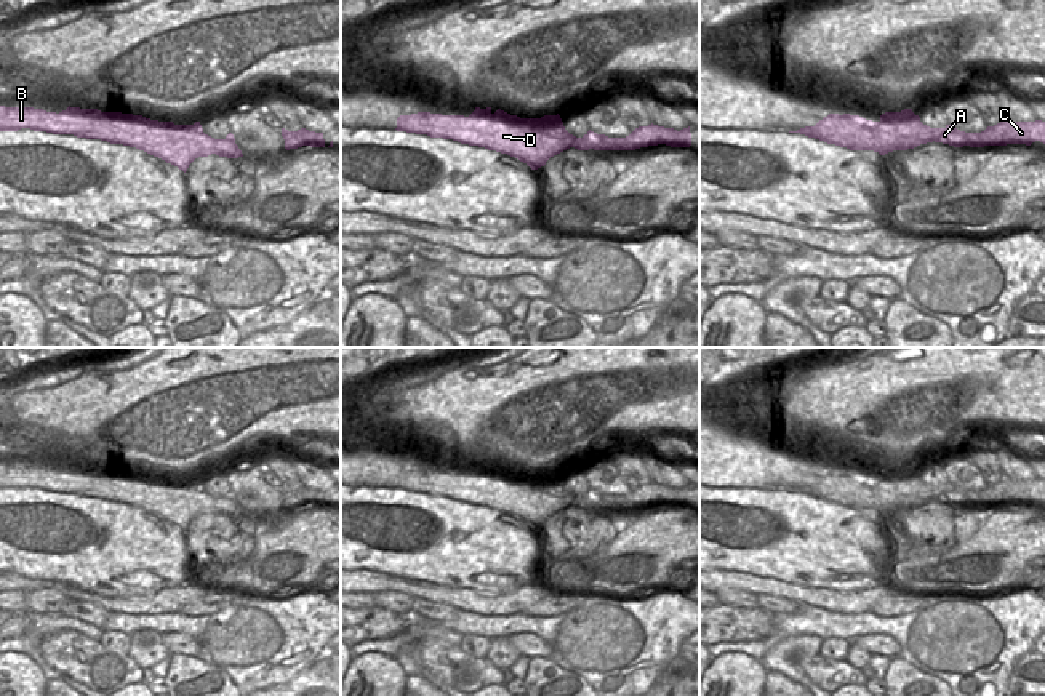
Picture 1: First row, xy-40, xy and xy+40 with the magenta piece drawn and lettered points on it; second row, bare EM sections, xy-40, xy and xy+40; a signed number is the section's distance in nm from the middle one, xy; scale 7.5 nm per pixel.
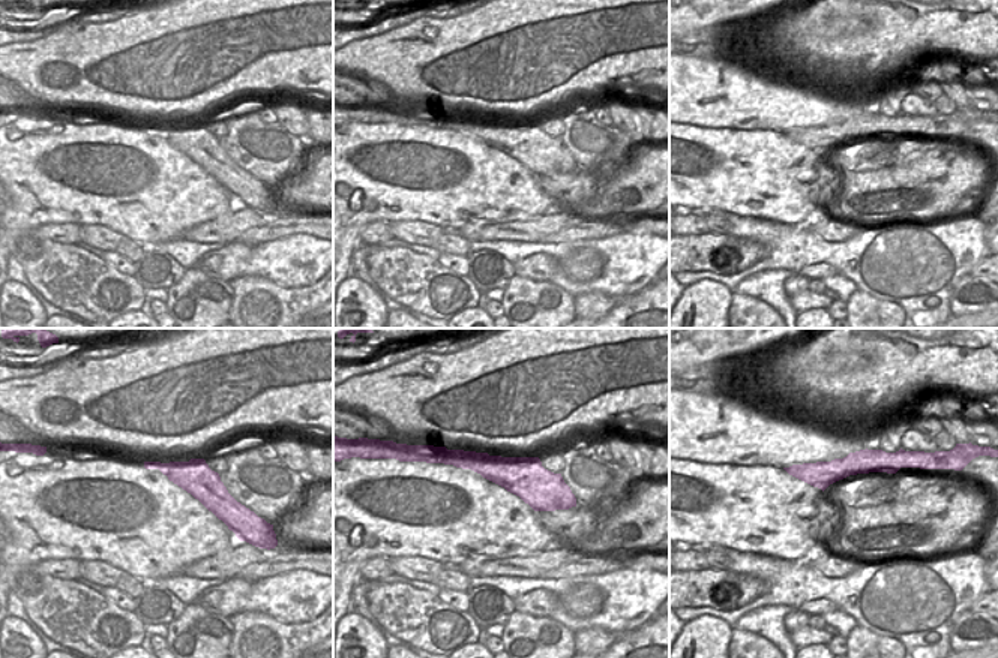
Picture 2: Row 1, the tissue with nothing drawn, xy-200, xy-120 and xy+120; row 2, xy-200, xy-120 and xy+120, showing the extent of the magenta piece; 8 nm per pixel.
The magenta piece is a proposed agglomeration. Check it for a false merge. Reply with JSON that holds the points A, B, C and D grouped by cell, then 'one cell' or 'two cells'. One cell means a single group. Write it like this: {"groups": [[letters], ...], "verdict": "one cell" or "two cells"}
{"groups": [["A", "C"], ["B", "D"]], "verdict": "two cells"}

